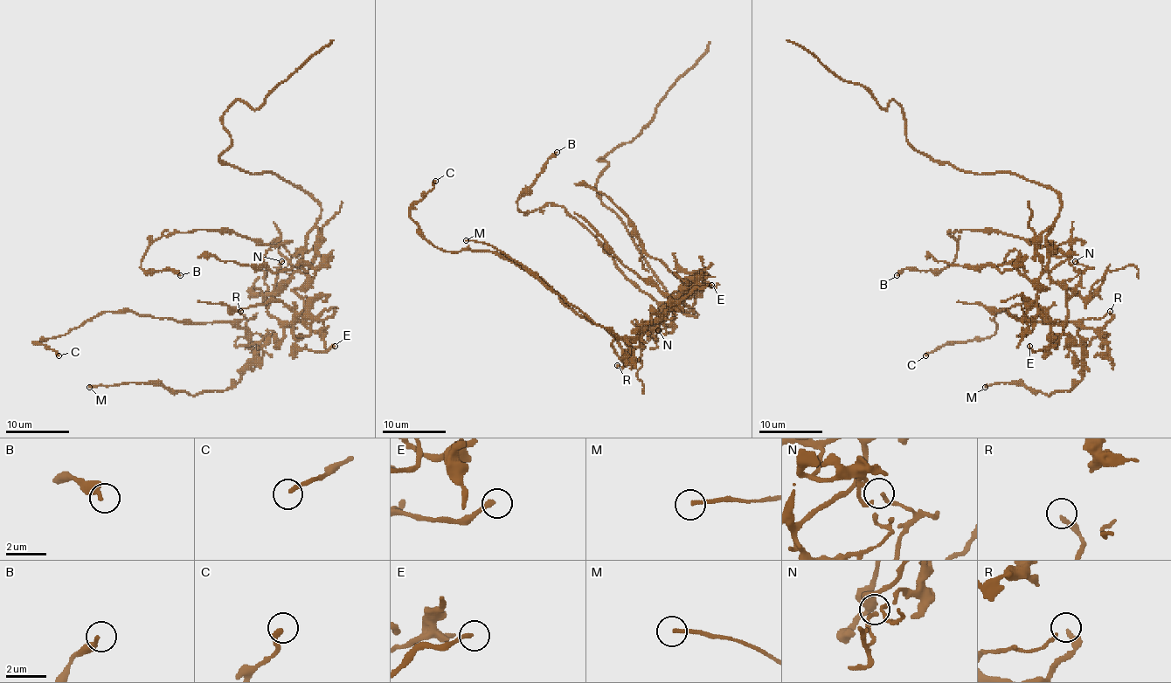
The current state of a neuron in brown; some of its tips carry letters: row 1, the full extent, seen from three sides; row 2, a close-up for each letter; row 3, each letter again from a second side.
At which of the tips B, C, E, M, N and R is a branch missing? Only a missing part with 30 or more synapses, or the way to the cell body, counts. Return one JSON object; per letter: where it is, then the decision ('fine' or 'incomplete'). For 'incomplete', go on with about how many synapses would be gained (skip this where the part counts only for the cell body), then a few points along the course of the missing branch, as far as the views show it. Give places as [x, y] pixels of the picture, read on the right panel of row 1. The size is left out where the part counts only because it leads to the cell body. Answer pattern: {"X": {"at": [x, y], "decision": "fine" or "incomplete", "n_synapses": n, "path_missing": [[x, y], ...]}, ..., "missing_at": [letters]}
{"B": {"at": [897, 275], "decision": "fine"}, "C": {"at": [925, 355], "decision": "fine"}, "E": {"at": [1029, 346], "decision": "fine"}, "M": {"at": [985, 387], "decision": "fine"}, "N": {"at": [1075, 261], "decision": "fine"}, "R": {"at": [1110, 311], "decision": "fine"}, "missing_at": []}

